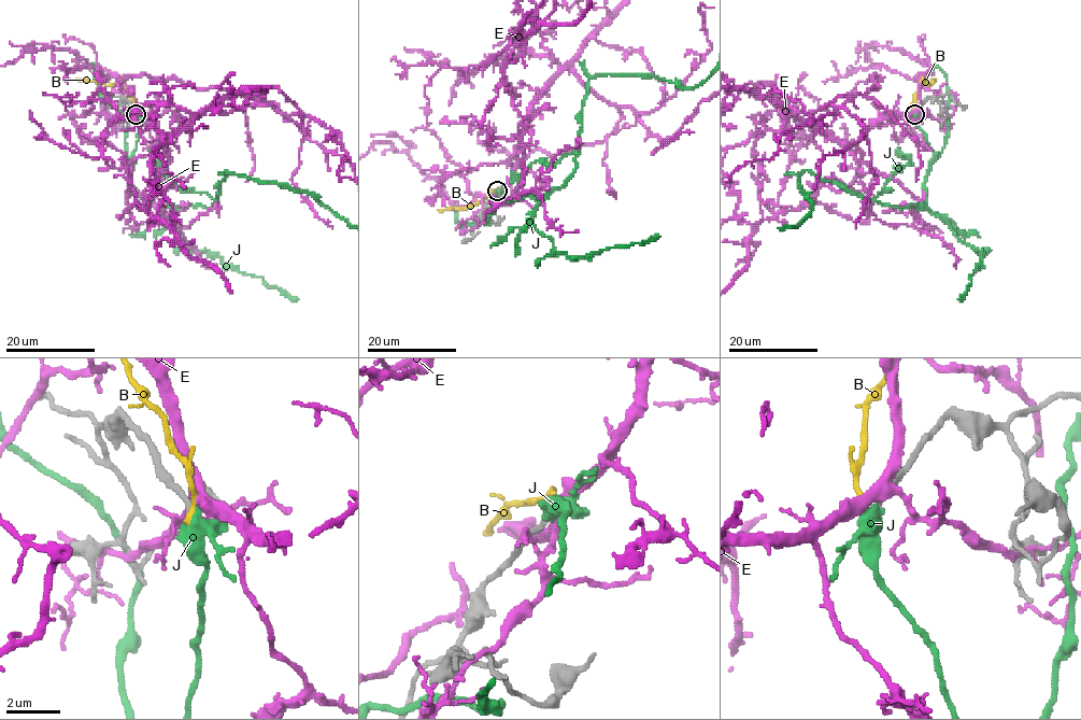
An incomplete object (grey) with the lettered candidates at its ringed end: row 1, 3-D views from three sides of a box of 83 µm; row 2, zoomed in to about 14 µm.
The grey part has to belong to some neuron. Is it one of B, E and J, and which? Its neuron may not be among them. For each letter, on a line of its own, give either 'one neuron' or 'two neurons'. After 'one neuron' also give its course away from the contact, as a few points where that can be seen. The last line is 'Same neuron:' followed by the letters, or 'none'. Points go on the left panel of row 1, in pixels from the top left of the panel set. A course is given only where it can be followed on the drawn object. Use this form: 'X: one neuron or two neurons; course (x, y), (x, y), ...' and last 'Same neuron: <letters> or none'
B: two neurons
E: two neurons
J: two neurons
Same neuron: none

